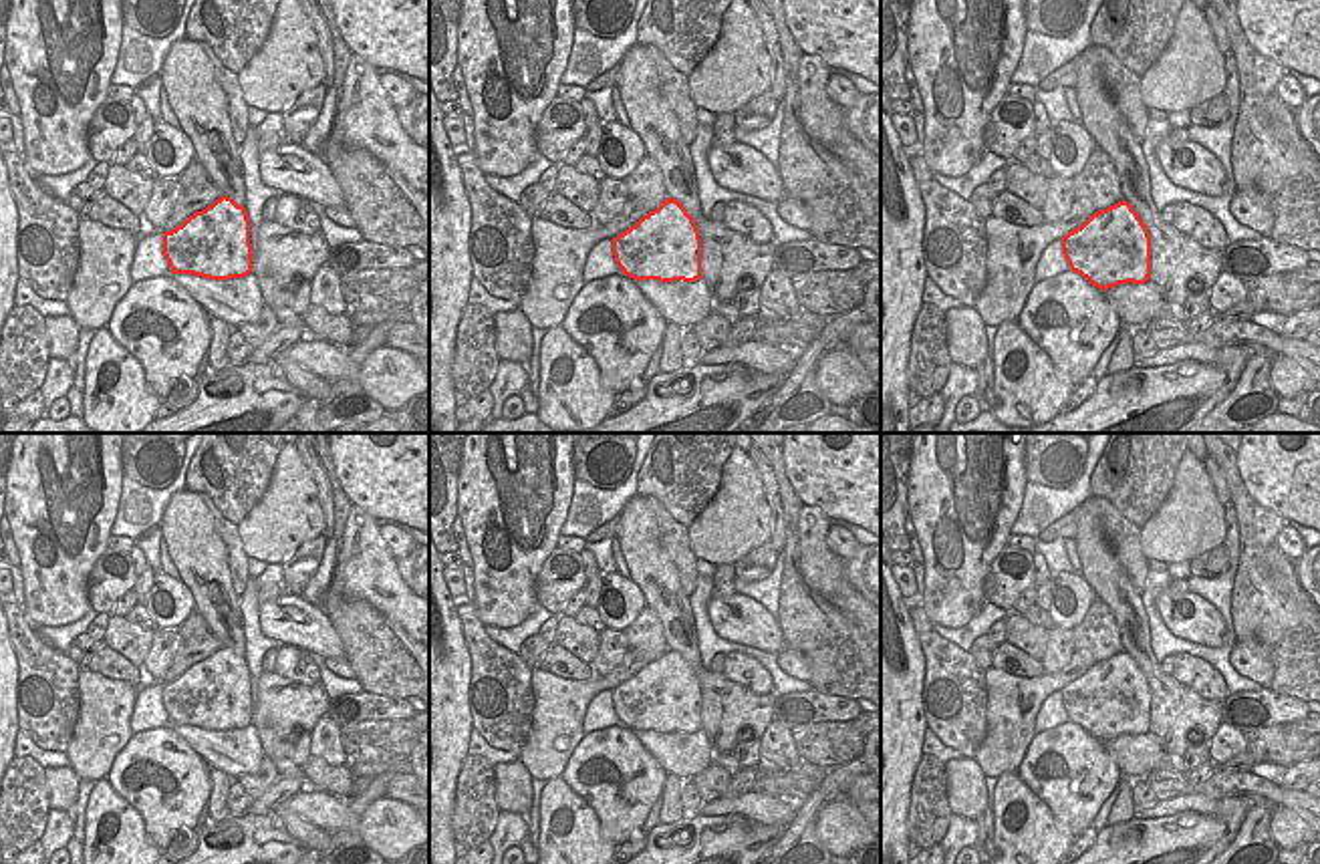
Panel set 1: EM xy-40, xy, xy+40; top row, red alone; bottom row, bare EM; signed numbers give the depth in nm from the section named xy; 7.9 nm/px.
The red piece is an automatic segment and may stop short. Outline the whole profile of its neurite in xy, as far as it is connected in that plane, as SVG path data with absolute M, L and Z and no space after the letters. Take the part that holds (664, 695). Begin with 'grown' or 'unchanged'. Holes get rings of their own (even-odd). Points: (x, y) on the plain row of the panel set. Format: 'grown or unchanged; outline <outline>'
unchanged; outline M671 649L613 689L613 707L623 725L633 731L695 733L701 729L699 681L681 653Z

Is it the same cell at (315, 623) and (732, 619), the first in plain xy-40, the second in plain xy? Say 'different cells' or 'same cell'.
same cell

